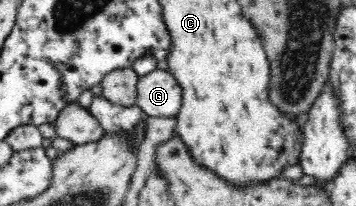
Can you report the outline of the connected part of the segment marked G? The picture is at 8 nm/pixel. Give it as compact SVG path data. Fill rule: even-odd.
M155 69L138 78L136 107L145 117L176 119L181 111L183 87L168 71Z

